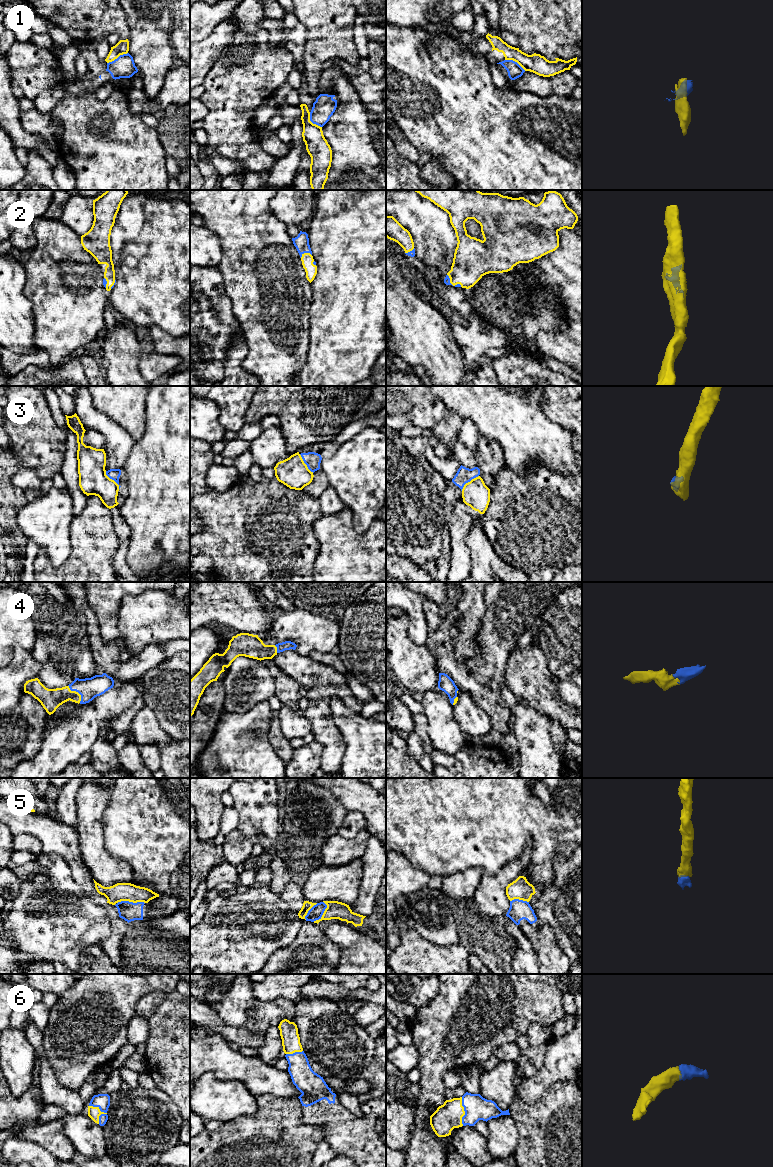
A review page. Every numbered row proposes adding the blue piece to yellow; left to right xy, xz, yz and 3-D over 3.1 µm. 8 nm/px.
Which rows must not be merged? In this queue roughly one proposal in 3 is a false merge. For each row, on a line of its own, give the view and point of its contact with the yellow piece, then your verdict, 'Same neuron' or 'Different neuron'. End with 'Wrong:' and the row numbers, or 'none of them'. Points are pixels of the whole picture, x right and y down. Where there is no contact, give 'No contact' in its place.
1: Touches yellow at xy (117, 57). Different neuron
2: Touches yellow at xz (305, 253). Same neuron
3: Touches yellow at yz (468, 482). Different neuron
4: Touches yellow at xy (77, 692). Same neuron
5: Touches yellow at xy (130, 901). Different neuron
6: Touches yellow at xy (100, 1111). Same neuron
Wrong: 1, 3, 5

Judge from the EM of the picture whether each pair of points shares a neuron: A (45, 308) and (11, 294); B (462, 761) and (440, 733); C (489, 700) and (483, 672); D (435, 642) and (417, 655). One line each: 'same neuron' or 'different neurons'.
A: different neurons
B: different neurons
C: same neuron
D: different neurons

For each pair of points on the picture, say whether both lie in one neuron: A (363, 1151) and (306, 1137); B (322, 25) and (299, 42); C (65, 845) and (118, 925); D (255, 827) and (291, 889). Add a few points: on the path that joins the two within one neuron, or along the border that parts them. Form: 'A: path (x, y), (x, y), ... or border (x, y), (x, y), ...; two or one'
A: border (305, 1124), (317, 1125), (322, 1130), (324, 1139); two
B: border (298, 21), (306, 29), (305, 49), (300, 60); two
C: path (77, 865), (89, 888), (106, 905); one
D: border (291, 880), (279, 894); two

